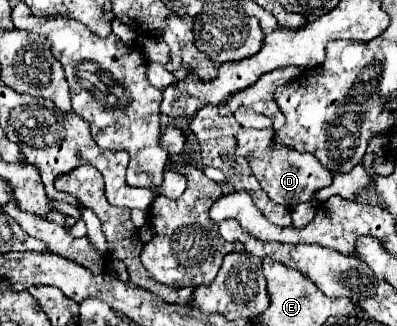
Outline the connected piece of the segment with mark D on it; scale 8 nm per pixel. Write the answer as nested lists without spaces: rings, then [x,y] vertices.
[[[239,128],[235,132],[235,154],[243,156],[249,162],[255,178],[273,202],[291,208],[293,204],[311,202],[315,198],[315,192],[331,186],[333,174],[325,166],[319,166],[317,158],[311,158],[311,154],[295,154],[295,150],[283,150],[283,146],[271,142],[271,134],[273,128]]]

